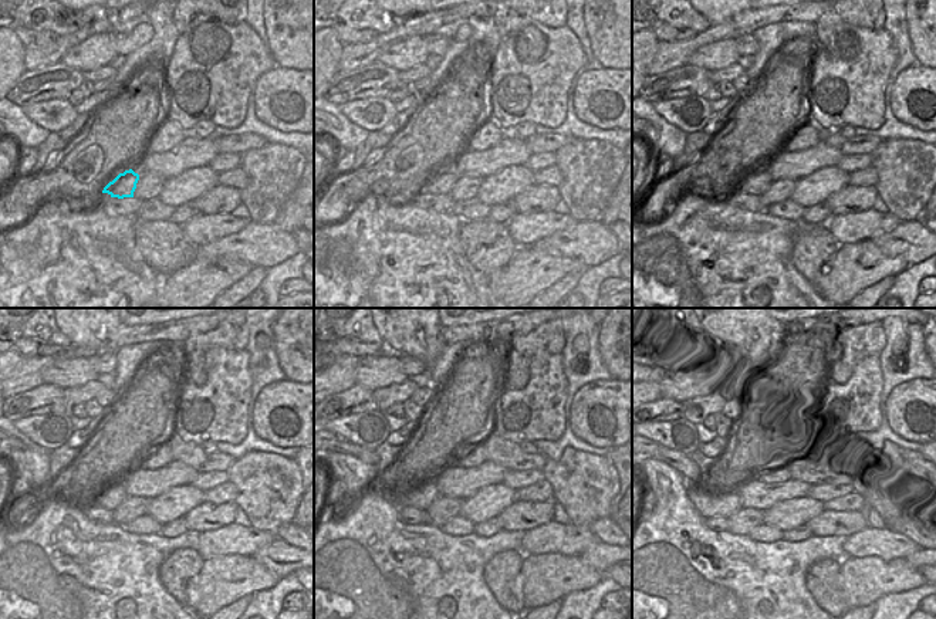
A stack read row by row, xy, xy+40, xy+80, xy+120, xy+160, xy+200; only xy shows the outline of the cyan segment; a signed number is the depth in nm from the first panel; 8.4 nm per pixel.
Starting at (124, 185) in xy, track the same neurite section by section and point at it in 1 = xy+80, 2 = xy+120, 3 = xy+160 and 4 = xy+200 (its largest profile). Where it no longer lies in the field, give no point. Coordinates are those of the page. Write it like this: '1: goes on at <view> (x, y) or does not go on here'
1: goes on at xy+80 (753, 181)
2: goes on at xy+120 (110, 496)
3: goes on at xy+160 (421, 497)
4: goes on at xy+200 (710, 499)

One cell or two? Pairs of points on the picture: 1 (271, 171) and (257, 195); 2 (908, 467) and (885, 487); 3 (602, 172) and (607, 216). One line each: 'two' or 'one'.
1: one
2: one
3: two

